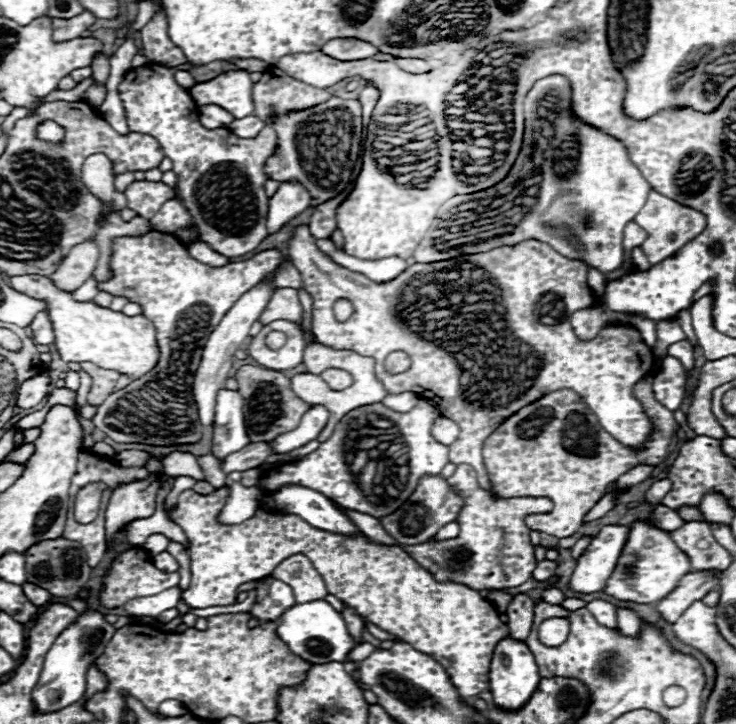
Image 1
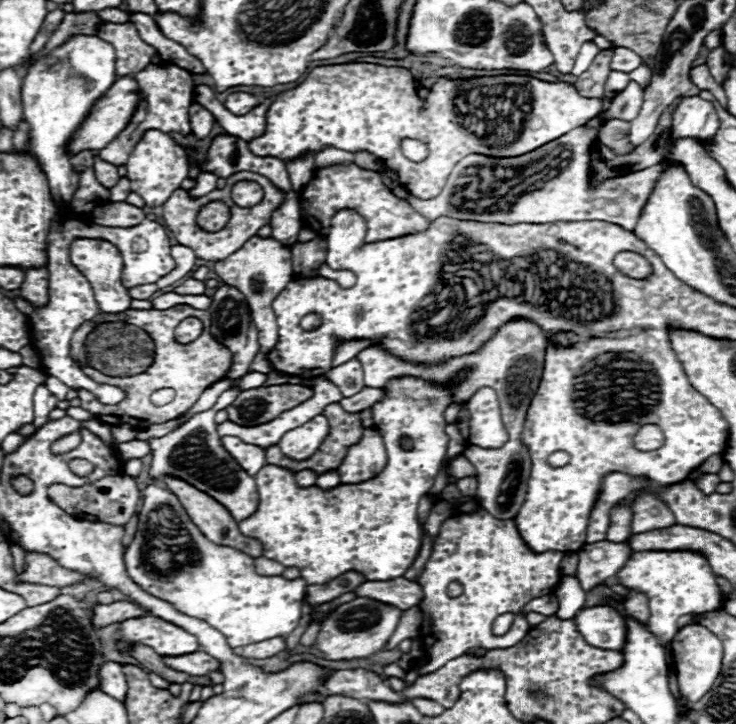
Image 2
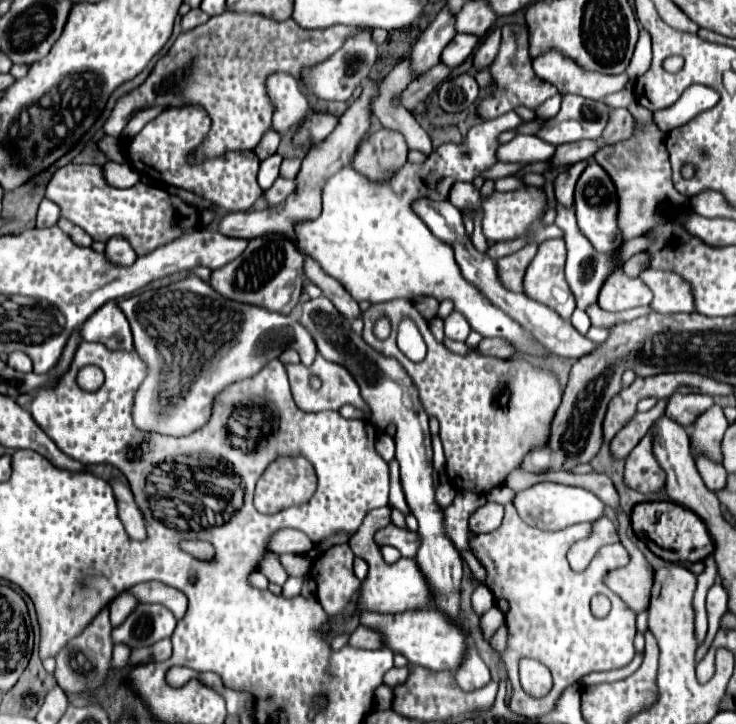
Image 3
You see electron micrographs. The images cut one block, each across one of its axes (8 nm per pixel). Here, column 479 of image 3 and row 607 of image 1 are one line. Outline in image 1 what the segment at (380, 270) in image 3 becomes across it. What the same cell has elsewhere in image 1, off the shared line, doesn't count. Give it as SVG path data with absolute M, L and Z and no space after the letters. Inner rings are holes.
M174 586L174 588L168 588L166 592L160 592L160 594L148 596L148 598L130 600L124 604L124 608L130 616L158 616L160 612L164 612L168 608L176 608L180 598L182 598L182 590L178 586ZM314 600L306 604L294 604L278 618L276 636L294 652L310 664L328 664L328 662L346 662L348 652L356 646L348 634L346 622L340 612L336 612L326 600Z

